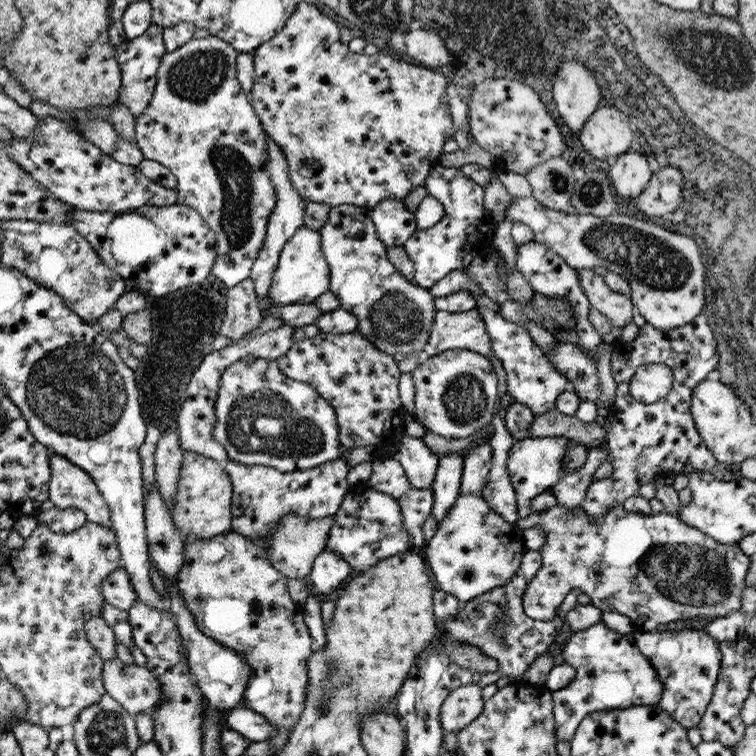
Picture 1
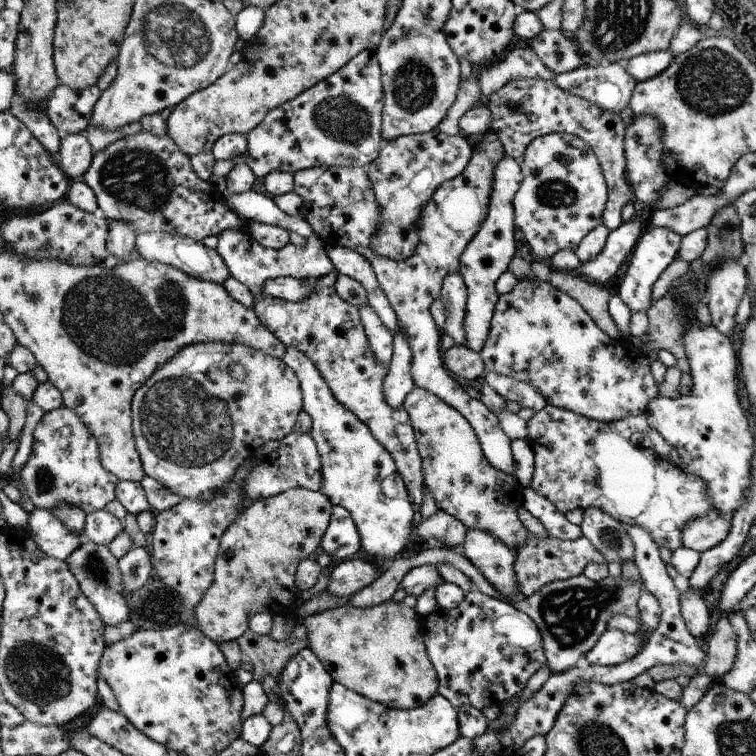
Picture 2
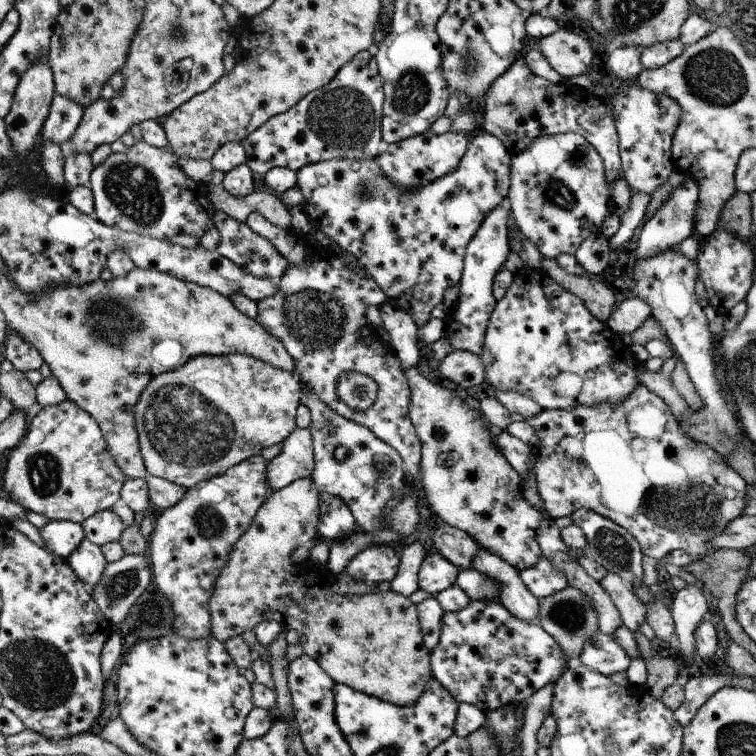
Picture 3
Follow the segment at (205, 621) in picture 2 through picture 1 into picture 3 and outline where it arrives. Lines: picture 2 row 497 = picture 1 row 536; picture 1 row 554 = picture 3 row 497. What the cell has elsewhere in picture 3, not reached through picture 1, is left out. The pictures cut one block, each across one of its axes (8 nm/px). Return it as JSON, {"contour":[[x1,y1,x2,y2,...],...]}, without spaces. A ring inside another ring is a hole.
{"contour":[[303,478,291,482,283,490,273,490,271,496,257,510,255,520,249,530,235,542,227,556,227,564,221,570,215,586,215,594,209,604,211,614,211,636,219,642,241,636,245,630,253,630,259,622,279,622,283,626,285,618,295,618,297,644,303,648,303,654,319,662,319,666,335,680,335,684,351,686,363,694,381,698,395,706,413,706,419,696,427,690,431,672,431,654,425,646,425,638,419,626,417,604,407,596,393,590,383,590,377,594,363,596,341,596,333,590,331,572,327,566,313,562,311,554,301,564,291,564,289,554,297,546,313,546,317,542,317,514,319,514,319,492,313,484,313,478]]}

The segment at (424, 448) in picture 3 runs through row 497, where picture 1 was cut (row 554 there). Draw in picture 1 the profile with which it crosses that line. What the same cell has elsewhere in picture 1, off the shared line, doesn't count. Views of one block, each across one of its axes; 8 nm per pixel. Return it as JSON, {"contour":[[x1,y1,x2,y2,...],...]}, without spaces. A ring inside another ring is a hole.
{"contour":[[459,492,453,508,443,516,437,532,425,546,427,568,431,568,431,574,435,576,437,590,451,594,461,604,477,600,493,588,511,584,519,572,523,556,523,530,495,514,489,504,473,492]]}

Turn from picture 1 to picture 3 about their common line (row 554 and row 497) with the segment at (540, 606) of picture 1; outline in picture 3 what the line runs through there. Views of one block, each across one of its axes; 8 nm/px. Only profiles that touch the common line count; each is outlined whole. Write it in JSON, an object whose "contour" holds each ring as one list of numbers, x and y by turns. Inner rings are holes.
{"contour":[[637,386,629,398,625,398,621,404,613,406,613,404,599,404,599,406,571,406,571,408,565,408,565,410,543,410,541,414,537,414,535,418,531,420,525,420,529,422,535,430,537,430,537,436,539,436,539,444,535,446,535,478,537,478,537,492,545,504,545,512,549,514,551,520,559,520,559,518,569,518,575,510,593,510,605,518,609,518,611,522,619,524,623,530,631,532,635,536,635,540,639,542,641,546,641,552,655,558,657,562,663,562,665,554,667,552,673,552,673,550,683,550,691,556,691,562,695,560,703,560,705,556,713,554,715,548,709,546,711,538,719,536,735,518,739,518,743,514,743,508,745,508,745,484,743,484,743,478,707,444,701,444,701,442,695,442,693,438,689,438,683,428,679,426,677,420,673,420,671,416,673,412,669,410,669,406,651,390,647,390,647,386]]}

